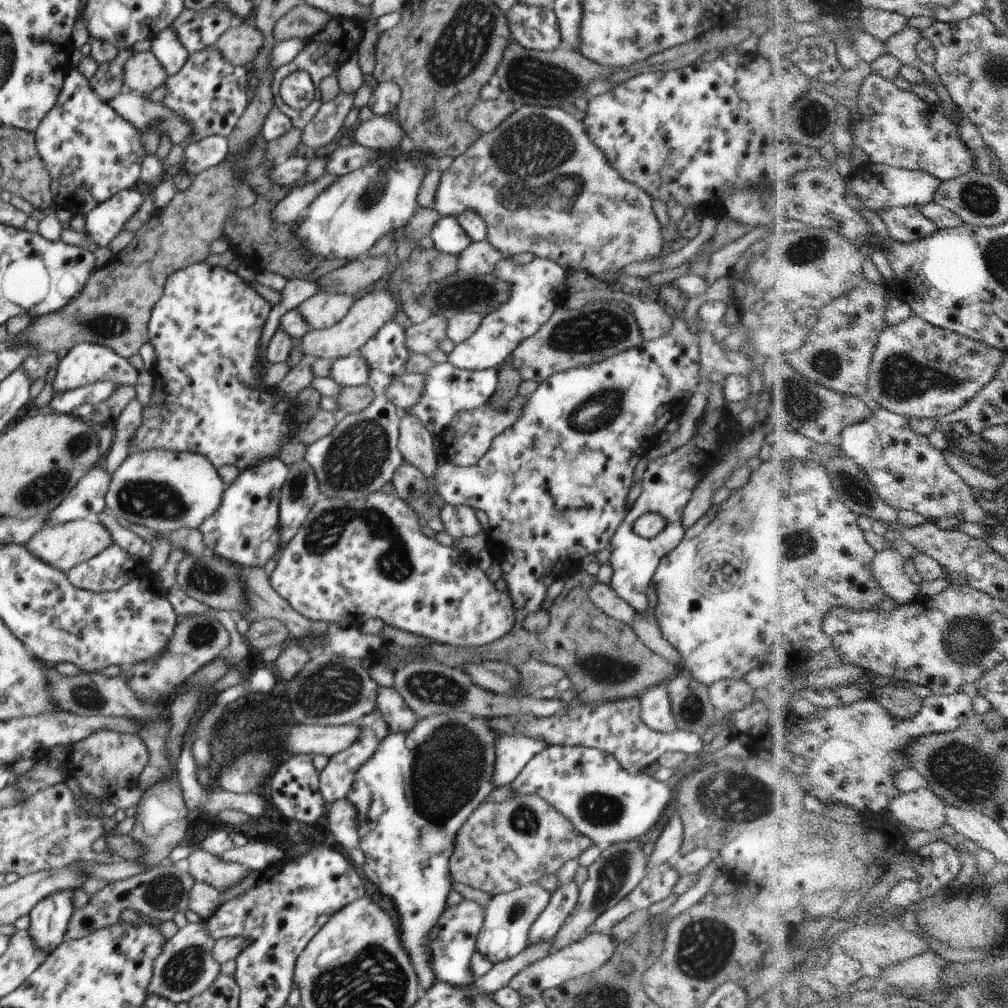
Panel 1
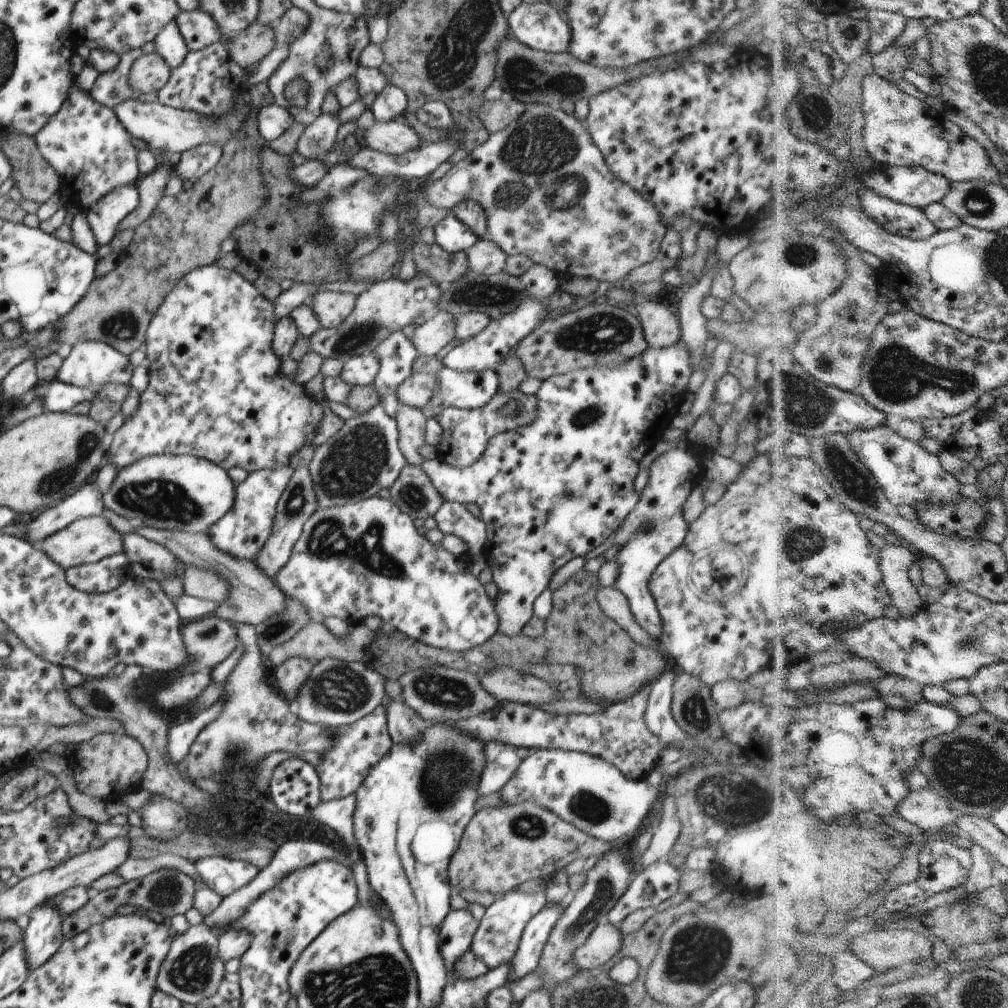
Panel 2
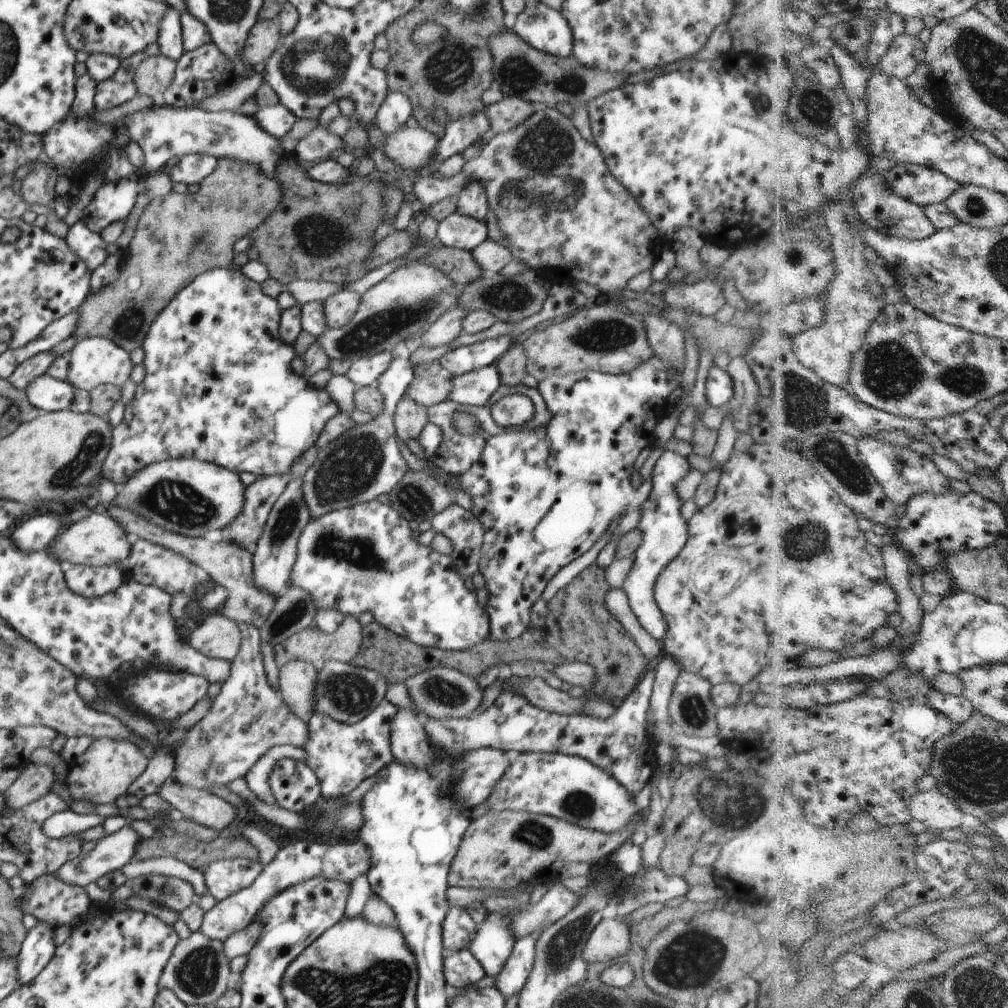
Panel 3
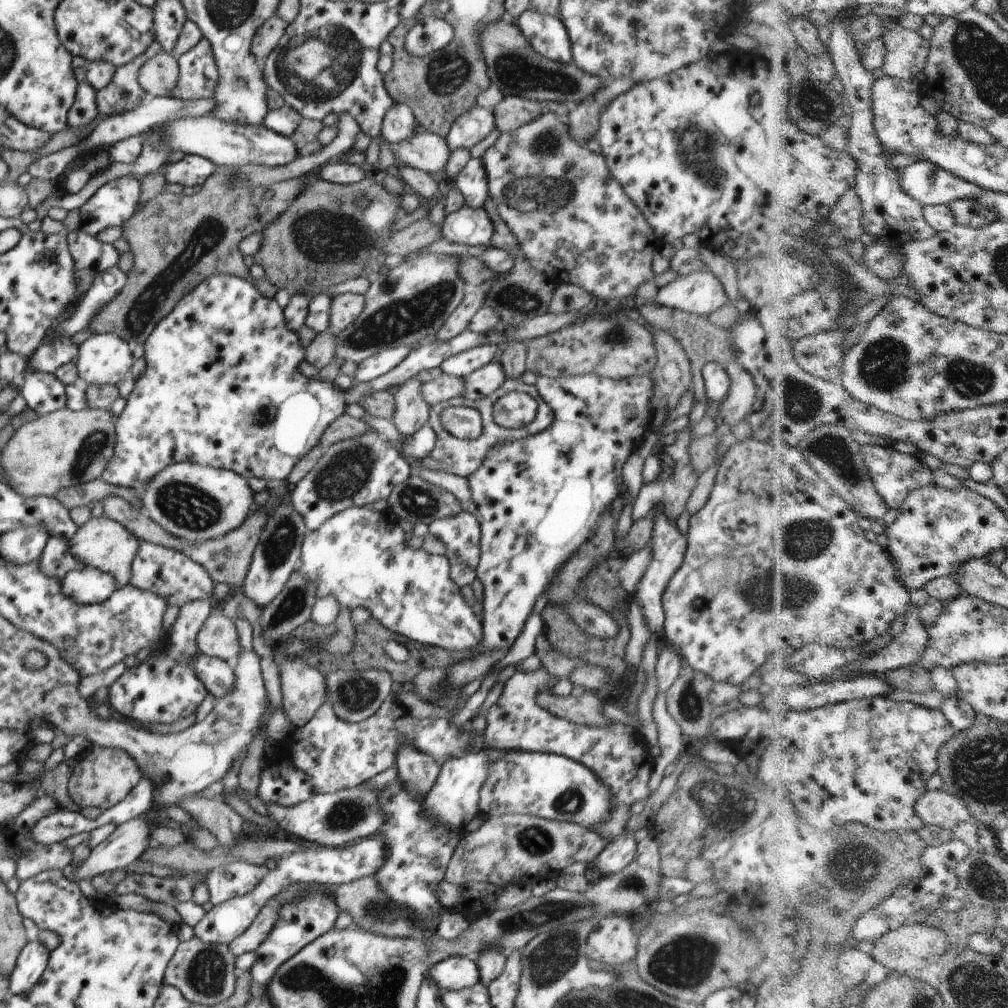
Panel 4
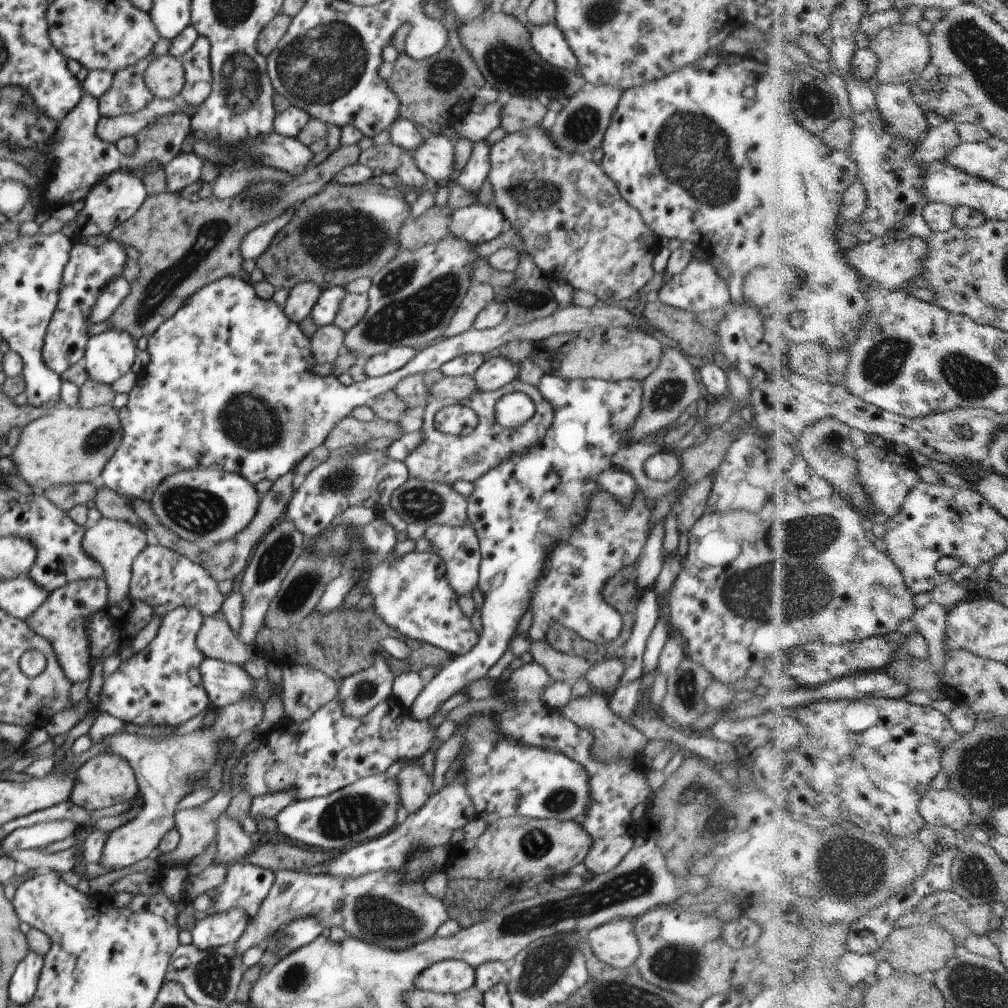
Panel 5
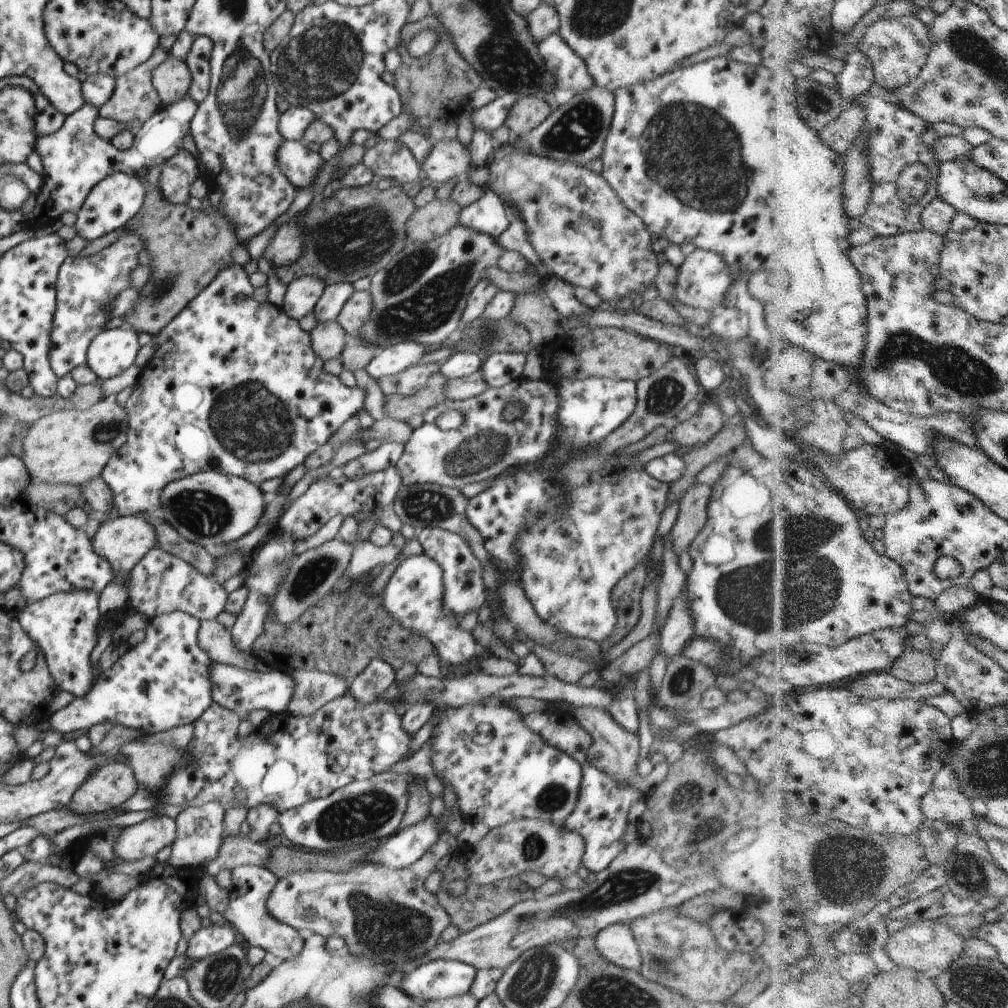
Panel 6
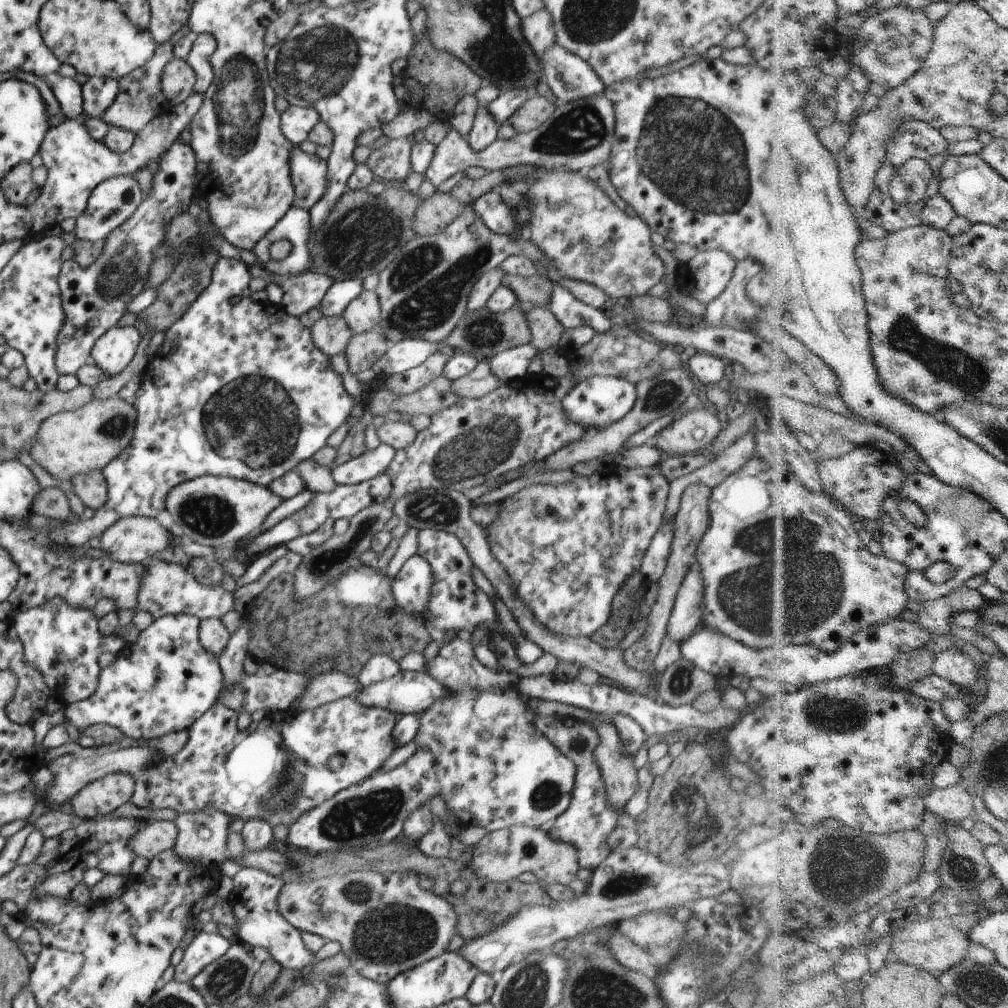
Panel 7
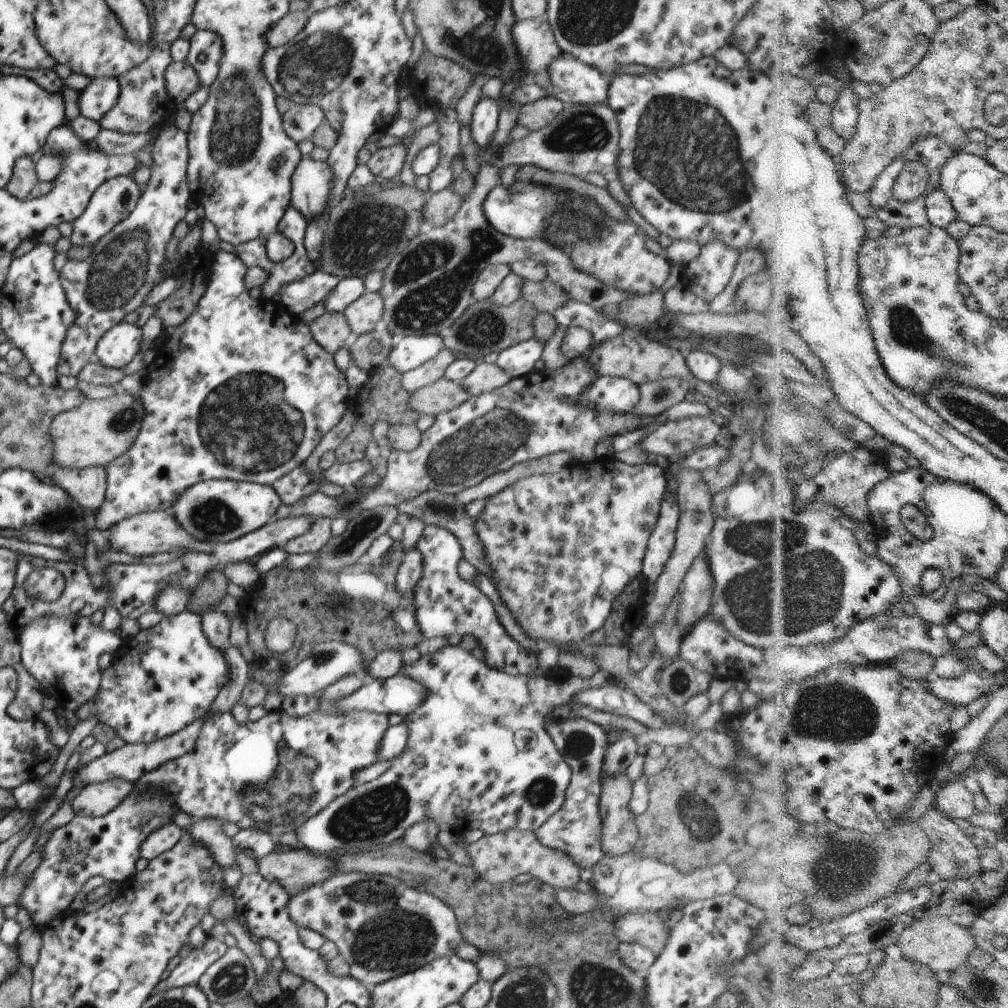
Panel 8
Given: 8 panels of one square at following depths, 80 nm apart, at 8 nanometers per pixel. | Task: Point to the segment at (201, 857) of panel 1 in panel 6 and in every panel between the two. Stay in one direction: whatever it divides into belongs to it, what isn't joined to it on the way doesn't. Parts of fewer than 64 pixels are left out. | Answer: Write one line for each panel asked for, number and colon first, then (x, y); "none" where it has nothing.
2: (224, 875)
3: (224, 877)
4: (237, 878)
5: (246, 886)
6: (251, 885)

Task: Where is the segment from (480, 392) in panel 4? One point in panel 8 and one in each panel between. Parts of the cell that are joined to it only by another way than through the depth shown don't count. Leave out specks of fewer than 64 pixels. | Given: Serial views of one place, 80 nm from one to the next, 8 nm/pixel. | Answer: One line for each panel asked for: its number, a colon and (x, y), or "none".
5: (497, 370)
6: (498, 369)
7: (511, 364)
8: (518, 360)

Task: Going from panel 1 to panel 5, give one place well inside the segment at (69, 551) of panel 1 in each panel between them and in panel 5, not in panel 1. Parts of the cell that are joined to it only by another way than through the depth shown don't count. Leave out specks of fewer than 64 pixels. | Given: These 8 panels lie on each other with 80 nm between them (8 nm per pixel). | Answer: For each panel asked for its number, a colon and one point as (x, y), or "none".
2: (87, 540)
3: (96, 540)
4: (103, 543)
5: (114, 543)

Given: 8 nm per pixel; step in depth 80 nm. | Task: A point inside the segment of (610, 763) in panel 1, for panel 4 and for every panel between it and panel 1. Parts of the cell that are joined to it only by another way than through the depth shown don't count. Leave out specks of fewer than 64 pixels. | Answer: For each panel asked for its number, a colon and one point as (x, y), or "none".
2: (584, 790)
3: (567, 787)
4: (548, 785)

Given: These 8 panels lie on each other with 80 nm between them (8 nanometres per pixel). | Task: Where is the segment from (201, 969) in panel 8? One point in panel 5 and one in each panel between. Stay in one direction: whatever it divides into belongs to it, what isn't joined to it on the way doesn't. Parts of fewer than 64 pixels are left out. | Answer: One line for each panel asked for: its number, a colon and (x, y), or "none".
5: (226, 928)
6: (208, 940)
7: (206, 947)

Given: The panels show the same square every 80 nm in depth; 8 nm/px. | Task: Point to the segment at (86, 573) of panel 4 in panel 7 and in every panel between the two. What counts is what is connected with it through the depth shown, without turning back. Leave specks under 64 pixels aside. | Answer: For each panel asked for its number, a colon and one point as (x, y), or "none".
5: (61, 619)
6: (63, 625)
7: (64, 642)

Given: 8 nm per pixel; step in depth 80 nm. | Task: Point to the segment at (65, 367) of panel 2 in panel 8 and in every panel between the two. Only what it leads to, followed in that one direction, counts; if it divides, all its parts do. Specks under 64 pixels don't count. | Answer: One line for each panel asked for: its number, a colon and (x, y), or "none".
3: (94, 361)
4: (103, 359)
5: (108, 355)
6: (112, 352)
7: (113, 351)
8: (121, 344)

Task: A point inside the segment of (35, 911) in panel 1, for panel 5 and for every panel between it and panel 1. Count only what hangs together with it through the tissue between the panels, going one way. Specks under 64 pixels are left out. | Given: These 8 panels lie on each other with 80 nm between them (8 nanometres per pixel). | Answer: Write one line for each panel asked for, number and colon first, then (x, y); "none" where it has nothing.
2: (43, 936)
3: (36, 951)
4: (33, 959)
5: (22, 987)

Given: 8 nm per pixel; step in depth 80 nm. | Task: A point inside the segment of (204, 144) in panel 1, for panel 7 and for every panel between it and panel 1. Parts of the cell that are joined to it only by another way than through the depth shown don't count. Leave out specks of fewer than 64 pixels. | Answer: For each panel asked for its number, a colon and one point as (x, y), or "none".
2: (196, 162)
3: (191, 169)
4: (192, 169)
5: (184, 169)
6: (179, 173)
7: (94, 298)

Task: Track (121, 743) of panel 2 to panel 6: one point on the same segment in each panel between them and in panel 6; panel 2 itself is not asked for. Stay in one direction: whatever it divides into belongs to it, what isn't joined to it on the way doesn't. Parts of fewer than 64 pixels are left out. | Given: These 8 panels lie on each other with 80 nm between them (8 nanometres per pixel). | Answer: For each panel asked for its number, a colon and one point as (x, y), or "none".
3: (106, 770)
4: (103, 778)
5: (107, 779)
6: (113, 783)

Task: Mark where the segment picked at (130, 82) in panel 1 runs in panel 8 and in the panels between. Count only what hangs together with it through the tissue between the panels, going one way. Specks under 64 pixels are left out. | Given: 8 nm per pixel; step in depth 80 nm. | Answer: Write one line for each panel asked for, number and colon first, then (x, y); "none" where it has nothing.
2: (150, 72)
3: (154, 74)
4: (159, 75)
5: (165, 77)
6: (172, 79)
7: (177, 82)
8: (181, 80)

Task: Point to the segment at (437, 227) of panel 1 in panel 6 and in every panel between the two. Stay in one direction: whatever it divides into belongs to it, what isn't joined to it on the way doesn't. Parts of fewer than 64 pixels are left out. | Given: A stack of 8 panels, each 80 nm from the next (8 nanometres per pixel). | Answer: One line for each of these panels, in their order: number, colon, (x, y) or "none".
2: (452, 234)
3: (457, 231)
4: (472, 226)
5: (478, 223)
6: (489, 215)

